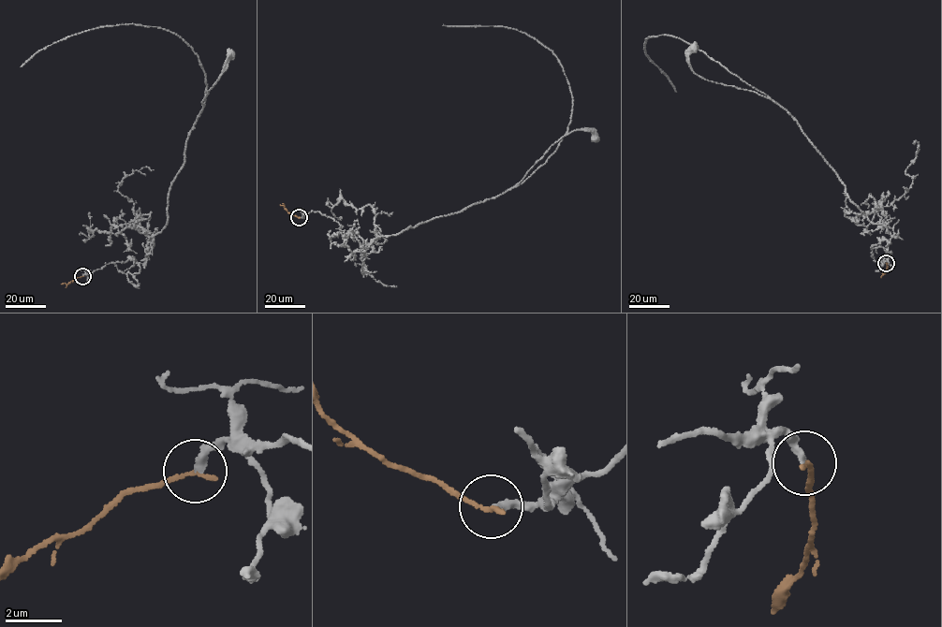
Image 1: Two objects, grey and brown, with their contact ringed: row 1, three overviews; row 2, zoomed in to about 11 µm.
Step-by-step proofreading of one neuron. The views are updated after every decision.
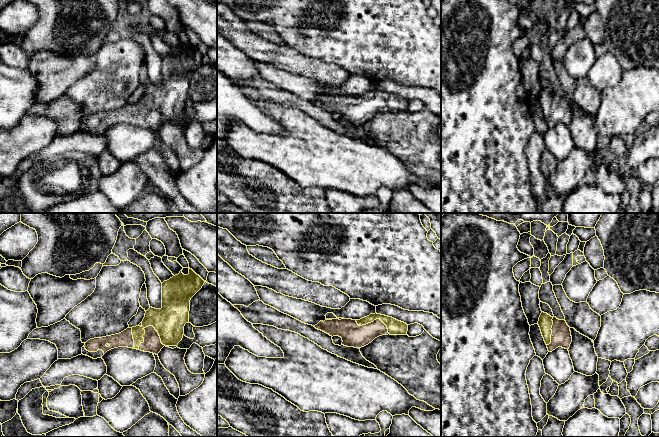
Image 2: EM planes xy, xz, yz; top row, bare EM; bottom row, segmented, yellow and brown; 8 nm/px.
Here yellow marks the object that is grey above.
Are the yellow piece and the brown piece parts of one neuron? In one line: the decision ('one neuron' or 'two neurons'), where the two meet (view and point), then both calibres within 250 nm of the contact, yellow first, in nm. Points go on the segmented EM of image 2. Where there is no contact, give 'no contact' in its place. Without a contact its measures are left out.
one neuron | xy (155, 329) | 260/140 nm

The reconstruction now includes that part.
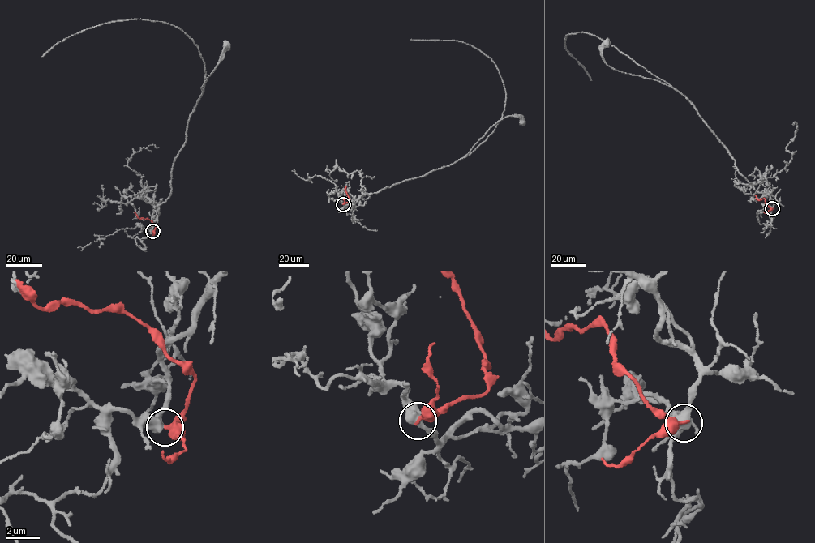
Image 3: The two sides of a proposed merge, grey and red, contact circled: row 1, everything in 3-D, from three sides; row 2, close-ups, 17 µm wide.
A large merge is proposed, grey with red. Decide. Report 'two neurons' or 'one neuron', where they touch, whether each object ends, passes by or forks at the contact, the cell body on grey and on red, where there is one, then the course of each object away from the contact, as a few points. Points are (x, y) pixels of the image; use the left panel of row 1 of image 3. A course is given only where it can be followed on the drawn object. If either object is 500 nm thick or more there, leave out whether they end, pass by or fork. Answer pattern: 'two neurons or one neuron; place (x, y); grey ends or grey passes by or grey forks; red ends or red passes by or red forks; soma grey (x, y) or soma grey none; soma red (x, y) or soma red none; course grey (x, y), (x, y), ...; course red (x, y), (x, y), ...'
two neurons; place (152, 231); grey passes by; red ends; soma grey (227, 45); soma red none; course grey (152, 231), (159, 206), (169, 197), (172, 166), (185, 143), (188, 121), (202, 94), (201, 87), (228, 45); course red (152, 231), (155, 225), (152, 222), (139, 218), (135, 212)

